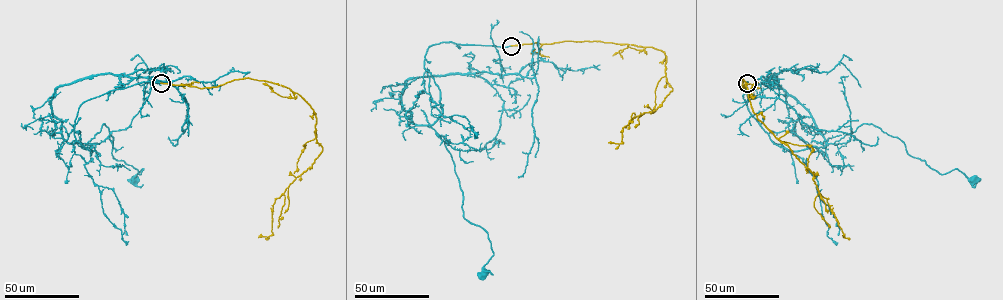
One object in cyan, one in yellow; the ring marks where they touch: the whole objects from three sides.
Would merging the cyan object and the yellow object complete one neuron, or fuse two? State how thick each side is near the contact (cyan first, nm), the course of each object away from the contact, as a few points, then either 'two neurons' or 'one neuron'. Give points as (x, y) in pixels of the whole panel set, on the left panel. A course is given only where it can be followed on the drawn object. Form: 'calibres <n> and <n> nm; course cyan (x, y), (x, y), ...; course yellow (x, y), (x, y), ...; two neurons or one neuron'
calibres 200 and 280 nm; course cyan (161, 83), (85, 100), (74, 121), (89, 151), (80, 144), (104, 123), (113, 158), (143, 169), (133, 179); course yellow (161, 83), (203, 88), (250, 78), (289, 87), (313, 110), (321, 152), (275, 199), (272, 233), (258, 237); one neuron

